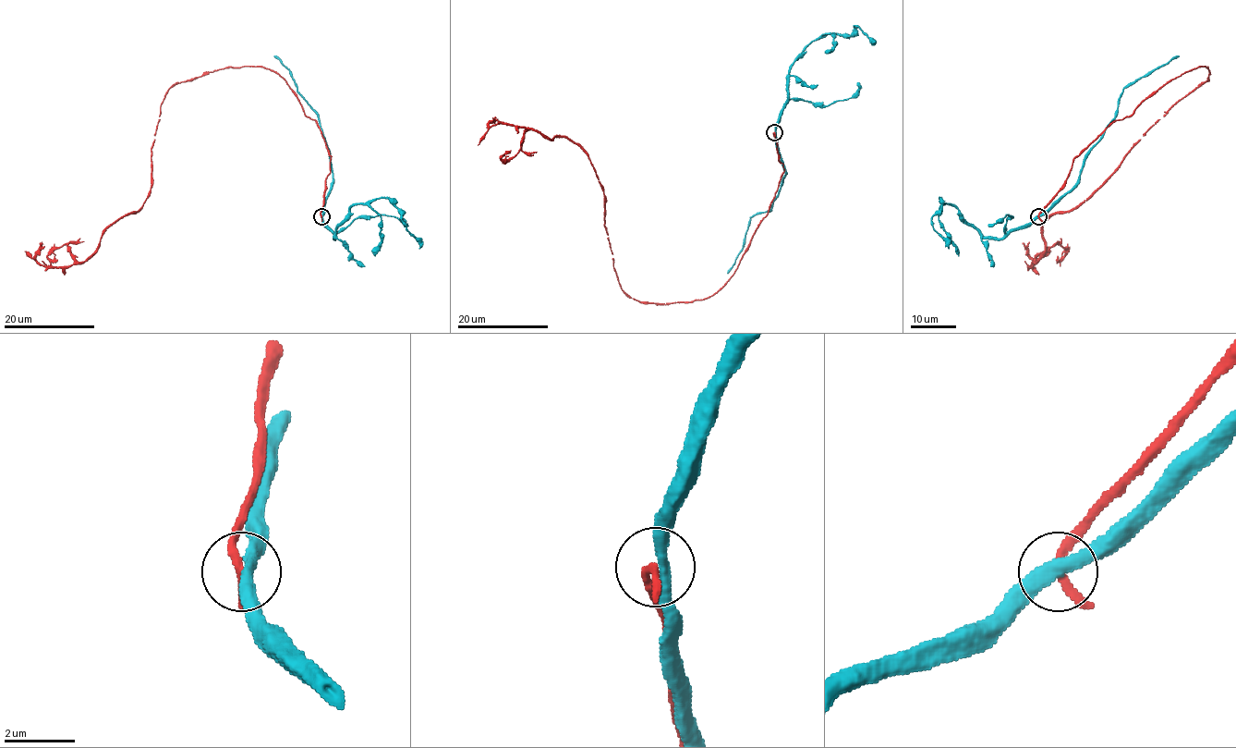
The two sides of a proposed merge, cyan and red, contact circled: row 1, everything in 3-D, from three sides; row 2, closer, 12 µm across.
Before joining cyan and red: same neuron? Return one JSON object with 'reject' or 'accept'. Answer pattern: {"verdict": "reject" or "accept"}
{"verdict": "reject"}

